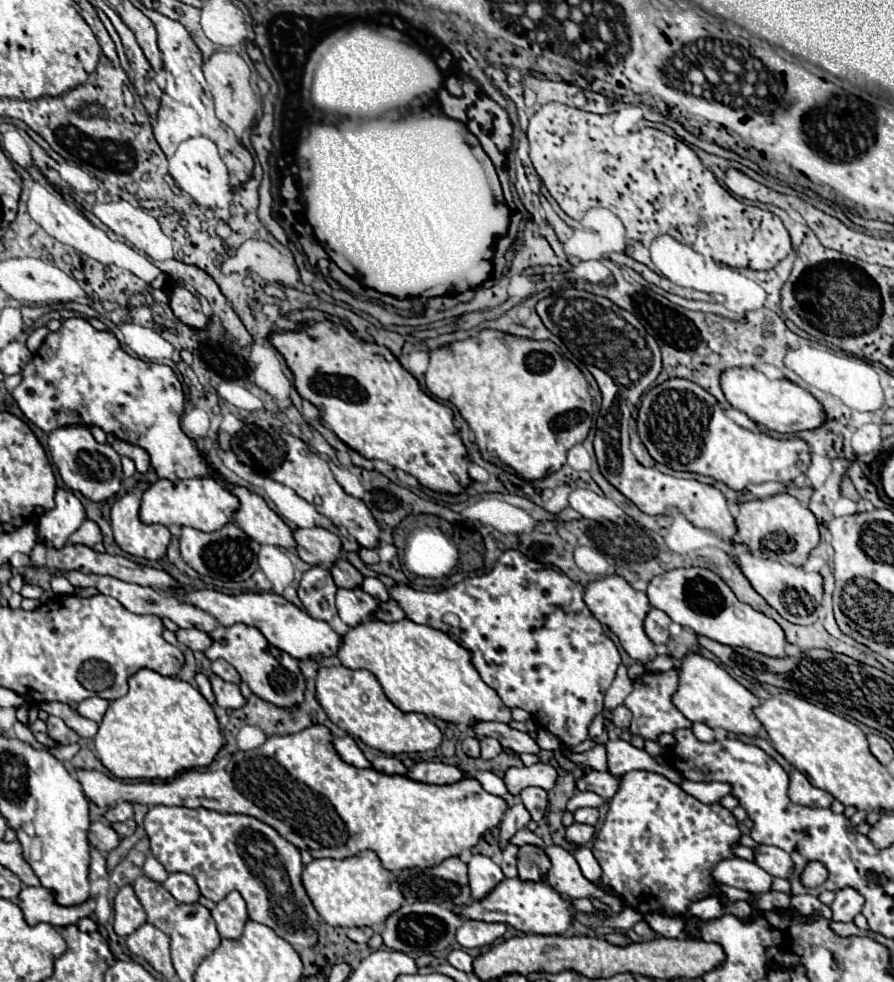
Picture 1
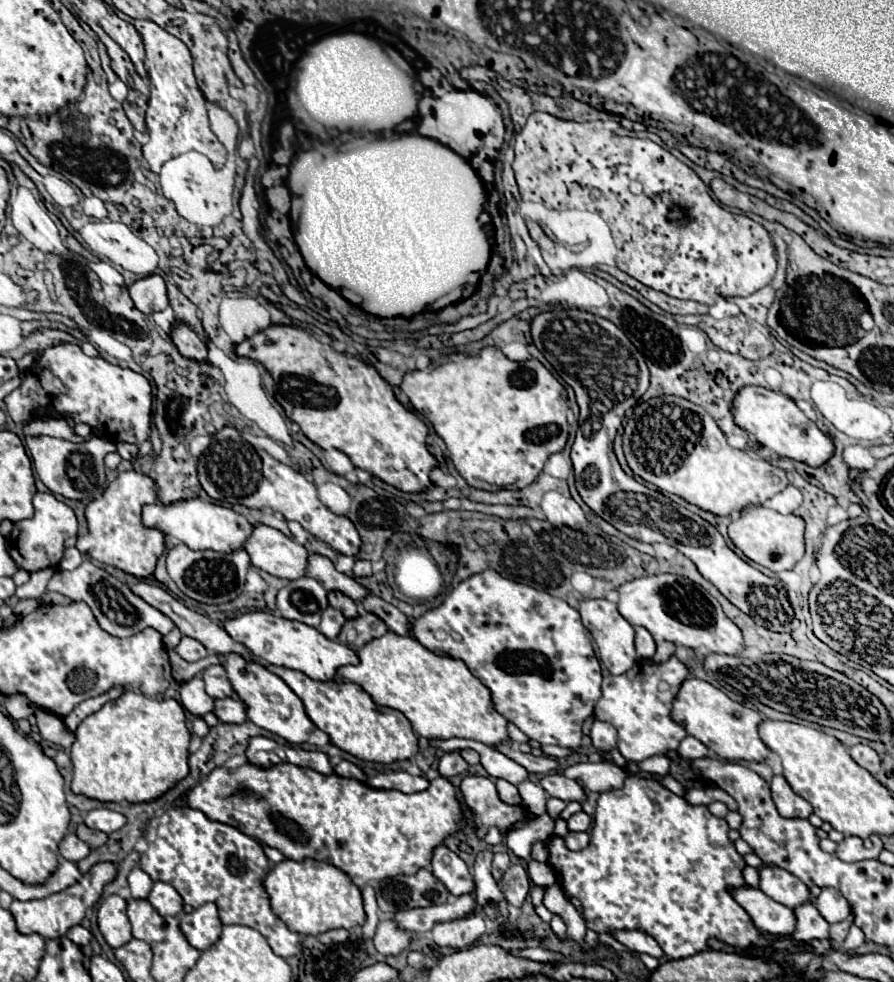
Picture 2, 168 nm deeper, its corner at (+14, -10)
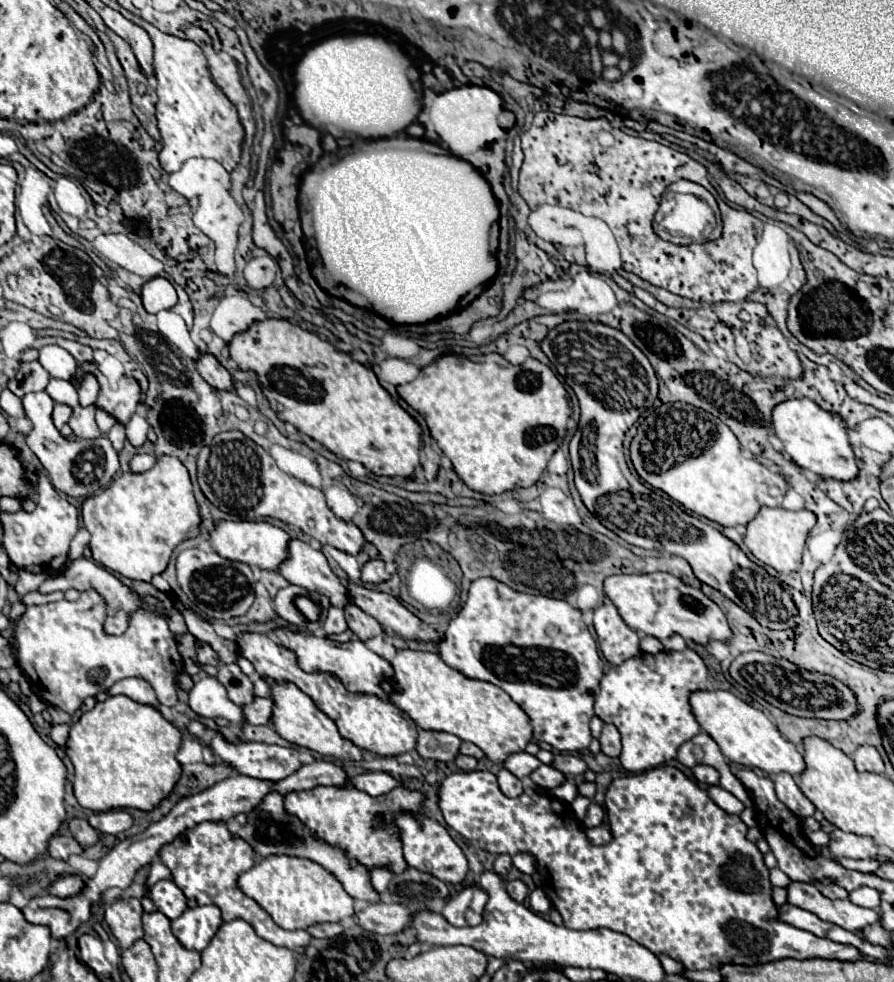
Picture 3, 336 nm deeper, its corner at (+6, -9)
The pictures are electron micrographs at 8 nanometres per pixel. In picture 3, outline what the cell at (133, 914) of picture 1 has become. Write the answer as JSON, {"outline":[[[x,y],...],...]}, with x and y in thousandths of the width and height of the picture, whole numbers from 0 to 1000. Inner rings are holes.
{"outline":[[[154,914],[130,916],[119,925],[119,941],[130,953],[134,965],[145,965],[152,957],[161,953],[159,947],[159,921]]]}

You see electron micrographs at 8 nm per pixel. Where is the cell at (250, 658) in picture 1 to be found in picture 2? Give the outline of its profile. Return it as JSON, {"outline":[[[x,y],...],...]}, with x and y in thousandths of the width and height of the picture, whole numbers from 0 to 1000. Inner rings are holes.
{"outline":[[[264,665],[251,667],[251,669],[246,667],[246,671],[248,671],[248,677],[251,677],[253,685],[255,685],[255,691],[257,691],[262,704],[277,718],[277,732],[282,736],[286,736],[289,740],[293,740],[293,742],[320,753],[327,759],[336,759],[336,757],[345,755],[347,744],[351,742],[351,736],[342,728],[336,710],[311,687],[302,685],[289,673],[280,675],[280,673],[271,671]]]}

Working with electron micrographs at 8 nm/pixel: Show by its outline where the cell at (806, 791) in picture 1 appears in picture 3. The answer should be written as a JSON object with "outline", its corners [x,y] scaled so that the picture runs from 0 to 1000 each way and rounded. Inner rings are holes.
{"outline":[[[872,786],[866,790],[866,798],[868,798],[868,811],[875,819],[879,819],[890,831],[902,833],[908,831],[913,827],[913,821],[895,807],[895,802],[890,800],[888,792],[879,786]]]}

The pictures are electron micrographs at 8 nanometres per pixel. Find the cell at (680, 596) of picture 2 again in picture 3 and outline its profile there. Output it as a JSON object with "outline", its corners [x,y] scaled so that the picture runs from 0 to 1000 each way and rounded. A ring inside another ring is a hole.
{"outline":[[[732,582],[732,585],[691,585],[676,591],[676,605],[687,613],[696,631],[711,644],[745,652],[752,646],[761,646],[765,652],[790,658],[796,652],[814,654],[819,642],[814,637],[812,625],[801,613],[796,613],[783,599],[765,595],[761,589]]]}

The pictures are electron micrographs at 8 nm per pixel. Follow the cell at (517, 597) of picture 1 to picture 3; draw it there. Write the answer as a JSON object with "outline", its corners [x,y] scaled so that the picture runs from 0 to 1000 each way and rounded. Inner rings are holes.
{"outline":[[[548,587],[535,589],[526,595],[521,615],[501,633],[497,654],[490,654],[490,666],[501,678],[515,682],[519,688],[544,692],[570,707],[570,711],[591,727],[600,754],[609,754],[620,764],[629,766],[658,762],[662,754],[660,733],[664,729],[664,713],[671,705],[676,678],[669,668],[667,652],[651,633],[651,623],[635,613],[584,605]]]}

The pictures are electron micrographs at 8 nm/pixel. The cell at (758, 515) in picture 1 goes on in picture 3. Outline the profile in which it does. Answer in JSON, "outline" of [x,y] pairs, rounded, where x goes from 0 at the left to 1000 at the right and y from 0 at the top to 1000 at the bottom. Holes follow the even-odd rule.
{"outline":[[[883,492],[881,497],[879,503],[877,503],[877,507],[875,507],[875,513],[872,513],[872,515],[861,515],[875,517],[859,517],[859,515],[855,515],[855,517],[848,521],[848,525],[834,536],[834,546],[832,546],[832,554],[837,556],[837,560],[839,560],[850,572],[864,576],[864,578],[866,578],[868,582],[872,582],[872,585],[884,585],[884,582],[890,582],[890,580],[895,578],[895,574],[897,574],[899,550],[902,550],[904,542],[906,542],[906,540],[911,538],[911,534],[913,534],[913,525],[911,525],[908,521],[904,521],[904,519],[893,519],[891,521],[888,521],[888,519],[884,519],[884,517],[877,517],[877,511],[879,511],[879,509],[884,511],[884,499],[886,499],[888,503],[893,503],[893,501],[888,499],[888,495],[884,495]]]}

